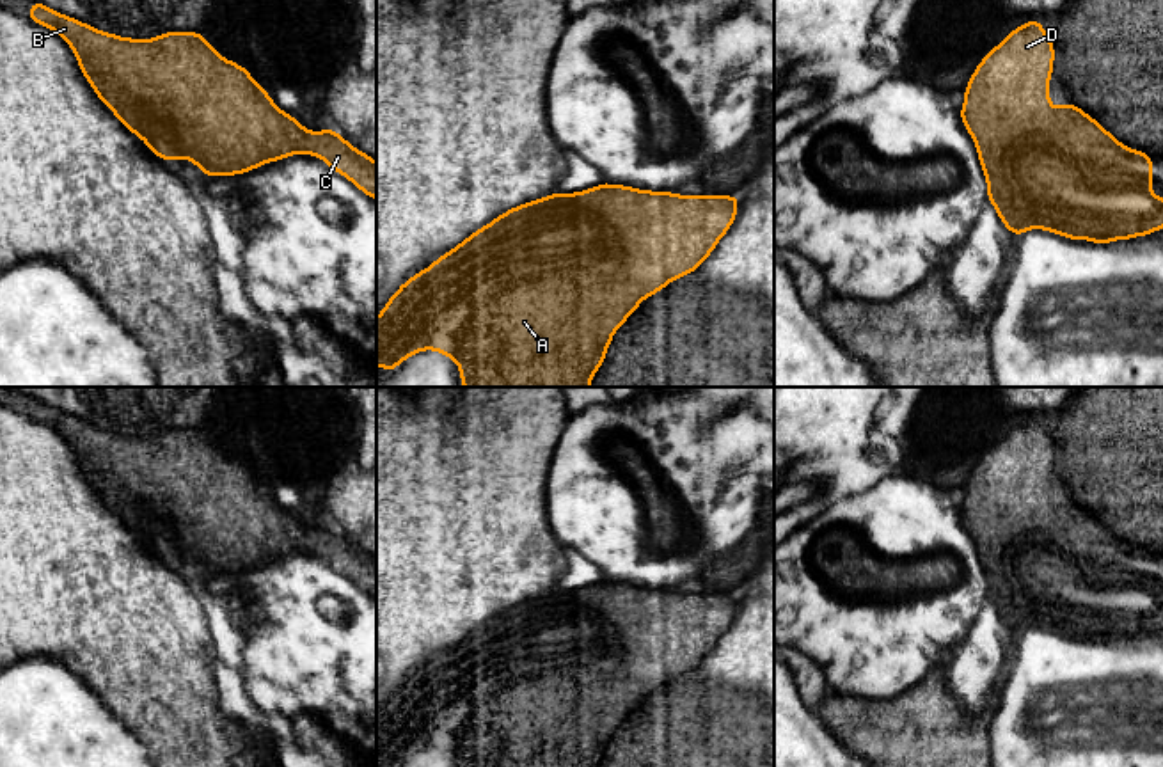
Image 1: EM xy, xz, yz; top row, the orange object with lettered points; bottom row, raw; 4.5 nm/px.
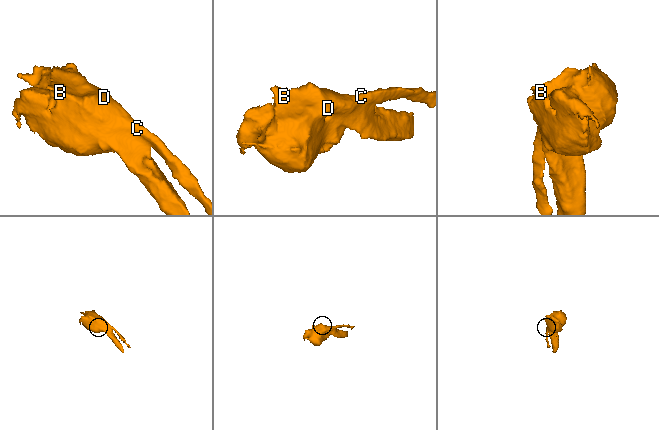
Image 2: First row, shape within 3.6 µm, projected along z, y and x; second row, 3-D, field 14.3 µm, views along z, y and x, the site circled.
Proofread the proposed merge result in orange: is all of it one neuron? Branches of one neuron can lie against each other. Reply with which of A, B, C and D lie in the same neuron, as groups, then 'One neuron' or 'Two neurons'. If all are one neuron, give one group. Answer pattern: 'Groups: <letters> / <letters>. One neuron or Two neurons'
Groups: A B C D. One neuron

